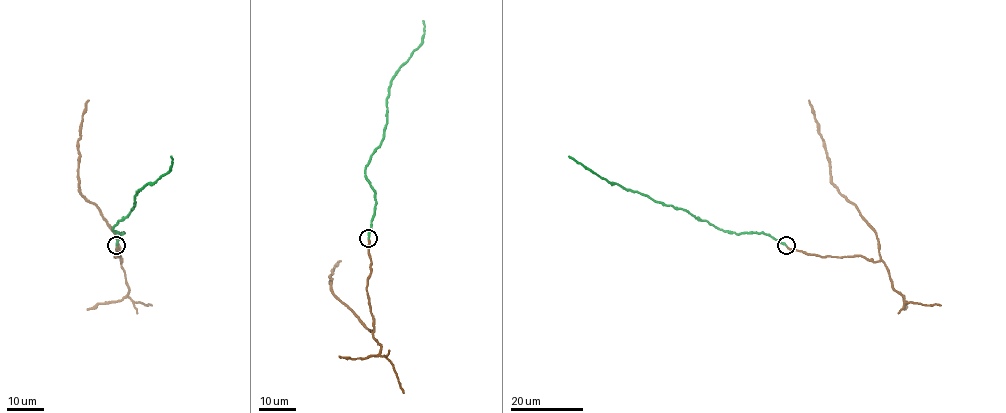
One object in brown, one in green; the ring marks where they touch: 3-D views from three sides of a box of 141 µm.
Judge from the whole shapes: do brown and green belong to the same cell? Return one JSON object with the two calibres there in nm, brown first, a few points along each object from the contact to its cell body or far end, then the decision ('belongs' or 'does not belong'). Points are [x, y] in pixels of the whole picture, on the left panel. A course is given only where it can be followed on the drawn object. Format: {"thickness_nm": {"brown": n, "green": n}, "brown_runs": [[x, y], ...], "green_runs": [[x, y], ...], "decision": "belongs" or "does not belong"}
{"thickness_nm": {"brown": 170, "green": 190}, "brown_runs": [[116, 246], [119, 255], [114, 257], [119, 256], [121, 261], [113, 229], [79, 188], [77, 140], [88, 100]], "green_runs": [[116, 246], [123, 232], [114, 231], [113, 227], [135, 205], [135, 195], [140, 189], [169, 171], [171, 156]], "decision": "belongs"}

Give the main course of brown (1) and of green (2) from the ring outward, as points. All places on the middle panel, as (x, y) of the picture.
1: (368, 238), (371, 270), (366, 290), (373, 319), (372, 331), (333, 293), (329, 276), (340, 260)
2: (368, 238), (375, 206), (374, 190), (366, 177), (365, 167), (384, 134), (392, 77), (421, 44), (423, 21)

